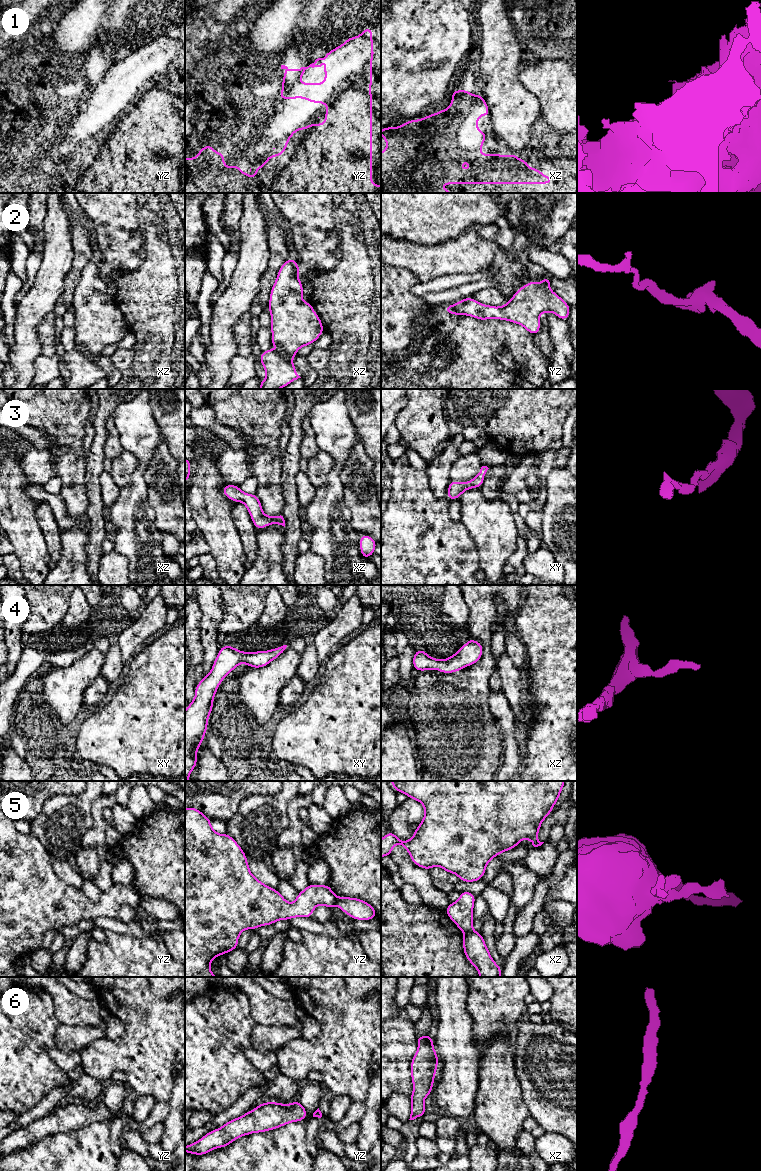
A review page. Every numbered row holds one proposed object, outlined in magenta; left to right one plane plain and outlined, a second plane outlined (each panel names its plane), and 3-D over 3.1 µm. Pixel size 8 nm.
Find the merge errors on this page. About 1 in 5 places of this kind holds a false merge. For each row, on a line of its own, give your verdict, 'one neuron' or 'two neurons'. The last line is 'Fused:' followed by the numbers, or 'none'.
1: two neurons
2: one neuron
3: one neuron
4: one neuron
5: two neurons
6: one neuron
Fused: 1, 5

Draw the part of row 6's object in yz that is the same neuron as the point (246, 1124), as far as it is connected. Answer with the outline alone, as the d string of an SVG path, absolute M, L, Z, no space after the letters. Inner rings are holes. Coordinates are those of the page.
M298 1100L290 1104L261 1103L255 1109L228 1121L222 1127L211 1130L195 1143L186 1145L185 1152L205 1155L213 1149L228 1146L241 1136L274 1130L291 1122L303 1121L306 1116L306 1109Z

